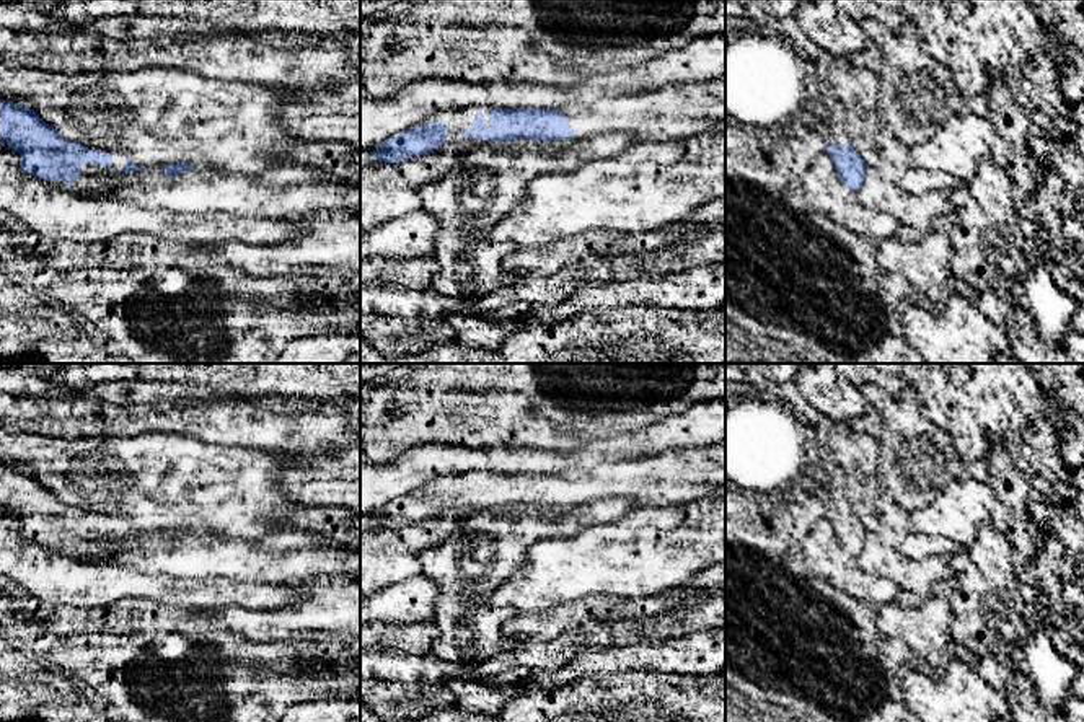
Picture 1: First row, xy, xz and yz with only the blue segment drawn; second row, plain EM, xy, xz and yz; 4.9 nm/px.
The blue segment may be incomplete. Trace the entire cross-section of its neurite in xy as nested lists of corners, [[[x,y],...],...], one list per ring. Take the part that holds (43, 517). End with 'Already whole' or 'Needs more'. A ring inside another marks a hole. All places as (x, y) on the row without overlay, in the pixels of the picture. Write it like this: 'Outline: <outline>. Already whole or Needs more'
Outline: [[[0,464],[0,507],[20,518],[20,528],[24,538],[44,544],[49,551],[73,559],[93,561],[109,548],[111,541],[147,535],[143,531],[135,531],[129,523],[114,522],[112,515],[85,512],[65,505],[33,474],[5,464]]]. Needs more

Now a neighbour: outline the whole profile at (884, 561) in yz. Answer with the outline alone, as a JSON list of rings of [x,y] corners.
[[[866,531],[866,544],[857,557],[861,570],[877,579],[890,579],[898,590],[931,592],[934,580],[952,574],[947,557],[928,556],[913,561],[887,546],[877,535]]]

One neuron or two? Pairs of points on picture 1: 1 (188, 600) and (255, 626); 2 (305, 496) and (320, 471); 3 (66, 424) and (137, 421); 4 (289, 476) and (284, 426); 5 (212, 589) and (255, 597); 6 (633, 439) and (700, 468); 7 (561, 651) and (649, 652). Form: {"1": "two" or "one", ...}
{"1": "two", "2": "one", "3": "one", "4": "two", "5": "one", "6": "two", "7": "two"}

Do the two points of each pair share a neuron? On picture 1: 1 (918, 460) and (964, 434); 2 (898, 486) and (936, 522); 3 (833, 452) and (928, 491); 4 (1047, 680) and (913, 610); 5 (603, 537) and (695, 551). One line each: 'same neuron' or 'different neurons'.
1: different neurons
2: different neurons
3: different neurons
4: different neurons
5: same neuron

